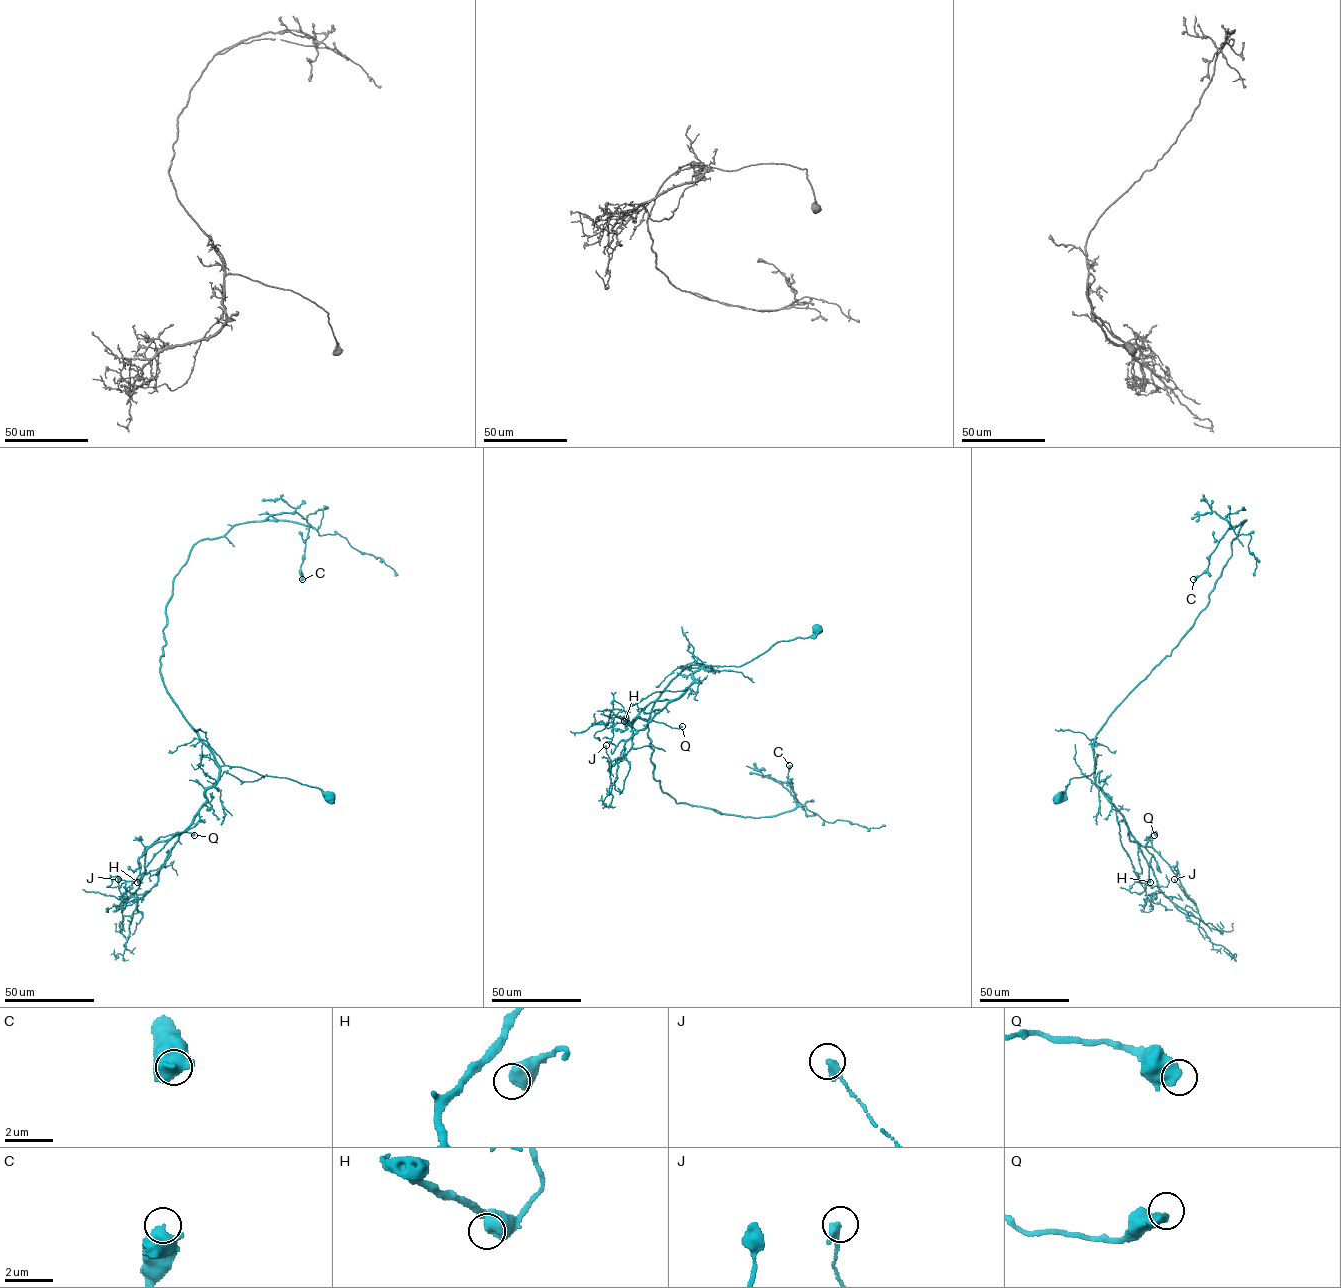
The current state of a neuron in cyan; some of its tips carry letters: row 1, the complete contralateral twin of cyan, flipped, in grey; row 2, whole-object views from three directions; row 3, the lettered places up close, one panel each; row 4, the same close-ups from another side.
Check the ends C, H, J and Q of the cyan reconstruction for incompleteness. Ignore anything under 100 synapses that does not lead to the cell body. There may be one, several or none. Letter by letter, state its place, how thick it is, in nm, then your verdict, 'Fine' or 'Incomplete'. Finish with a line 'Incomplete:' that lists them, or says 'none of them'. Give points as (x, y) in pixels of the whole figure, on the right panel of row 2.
C: Place: (1193, 579). Thickness 550 nm. Fine
H: Place: (1150, 882). Thickness 700 nm. Fine
J: Place: (1174, 879). Thickness 340 nm. Fine
Q: Place: (1154, 835). Thickness 550 nm. Fine
Incomplete: none of them

